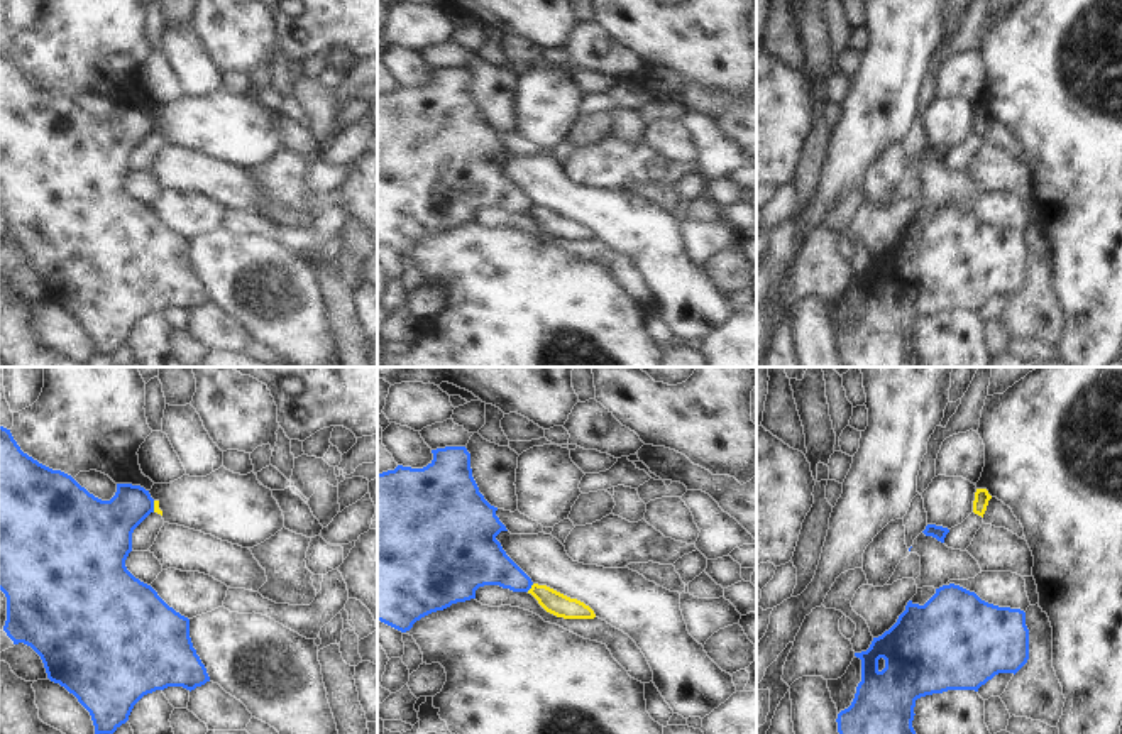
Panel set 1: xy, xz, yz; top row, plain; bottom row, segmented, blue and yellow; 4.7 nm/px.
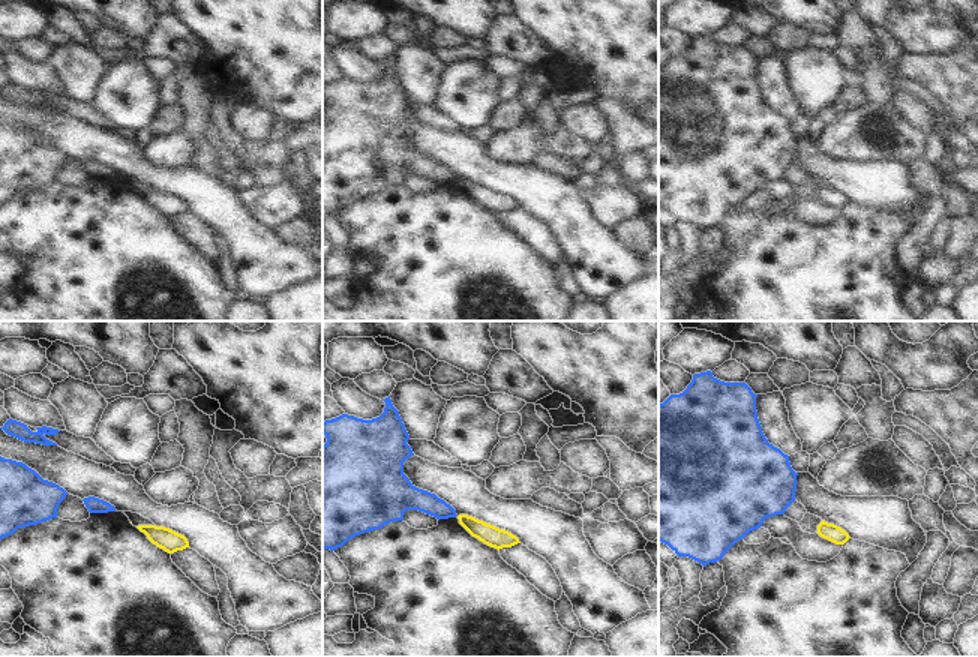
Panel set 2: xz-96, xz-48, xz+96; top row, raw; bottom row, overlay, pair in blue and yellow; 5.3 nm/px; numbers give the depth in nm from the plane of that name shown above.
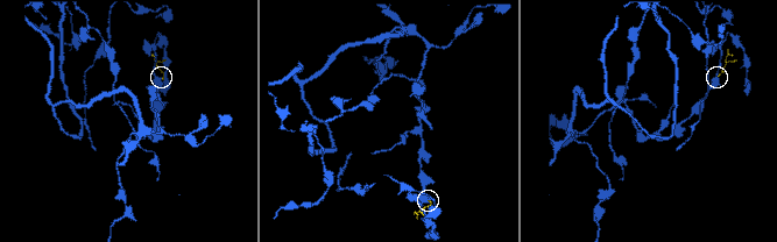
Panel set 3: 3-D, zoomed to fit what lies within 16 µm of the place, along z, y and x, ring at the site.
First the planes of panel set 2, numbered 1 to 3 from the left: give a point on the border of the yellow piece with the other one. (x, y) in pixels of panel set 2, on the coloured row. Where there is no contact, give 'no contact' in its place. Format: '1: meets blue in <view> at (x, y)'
1: no contact
2: no contact
3: no contact

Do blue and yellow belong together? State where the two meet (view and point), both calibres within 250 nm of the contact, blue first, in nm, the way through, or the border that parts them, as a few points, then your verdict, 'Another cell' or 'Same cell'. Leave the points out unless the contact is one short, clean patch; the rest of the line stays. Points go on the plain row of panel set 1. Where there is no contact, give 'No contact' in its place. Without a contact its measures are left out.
Touches blue at xz (530, 208). Thickness 220 nm (blue) against 110 nm. Boundary: xz (533, 205), (527, 212). Another cell

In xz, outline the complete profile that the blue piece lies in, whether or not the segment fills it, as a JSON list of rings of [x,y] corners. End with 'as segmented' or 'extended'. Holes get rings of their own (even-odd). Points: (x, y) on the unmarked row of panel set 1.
[[[445,68],[432,71],[433,81],[423,90],[398,86],[394,91],[377,95],[377,242],[406,254],[421,238],[443,232],[457,223],[476,220],[476,211],[484,206],[499,206],[513,213],[528,213],[533,206],[531,200],[506,176],[496,157],[508,152],[496,137],[498,129],[491,127],[472,98],[470,74],[465,68]]]; as segmented

